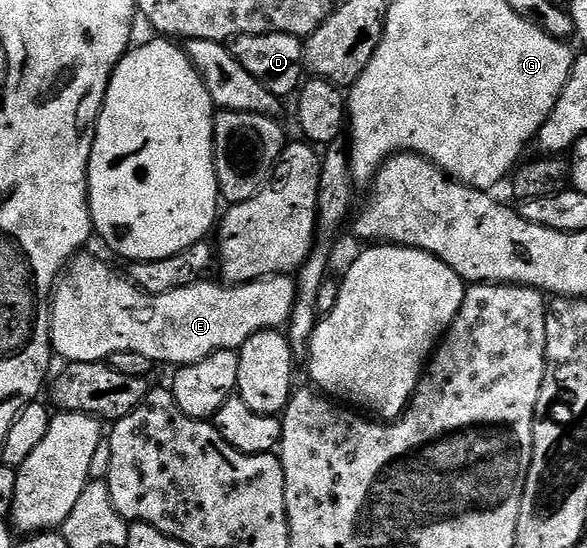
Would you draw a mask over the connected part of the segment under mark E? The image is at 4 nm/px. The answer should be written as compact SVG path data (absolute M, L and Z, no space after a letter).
M81 252L67 263L52 291L50 305L50 336L57 355L69 362L102 362L111 360L118 352L138 352L153 364L165 362L171 368L189 366L219 350L239 351L250 336L260 330L274 330L288 321L296 299L296 284L289 275L275 274L272 278L259 278L253 282L221 284L205 280L193 286L178 288L174 292L148 294L133 284L131 277L119 274L100 258Z

